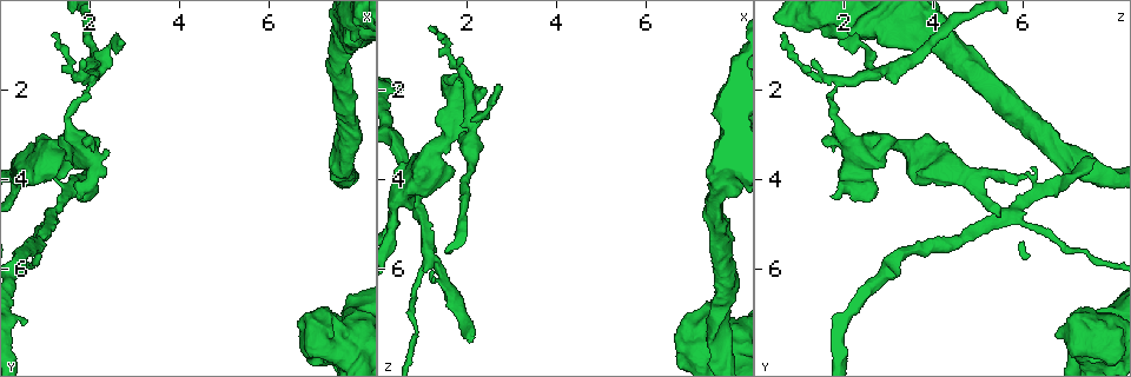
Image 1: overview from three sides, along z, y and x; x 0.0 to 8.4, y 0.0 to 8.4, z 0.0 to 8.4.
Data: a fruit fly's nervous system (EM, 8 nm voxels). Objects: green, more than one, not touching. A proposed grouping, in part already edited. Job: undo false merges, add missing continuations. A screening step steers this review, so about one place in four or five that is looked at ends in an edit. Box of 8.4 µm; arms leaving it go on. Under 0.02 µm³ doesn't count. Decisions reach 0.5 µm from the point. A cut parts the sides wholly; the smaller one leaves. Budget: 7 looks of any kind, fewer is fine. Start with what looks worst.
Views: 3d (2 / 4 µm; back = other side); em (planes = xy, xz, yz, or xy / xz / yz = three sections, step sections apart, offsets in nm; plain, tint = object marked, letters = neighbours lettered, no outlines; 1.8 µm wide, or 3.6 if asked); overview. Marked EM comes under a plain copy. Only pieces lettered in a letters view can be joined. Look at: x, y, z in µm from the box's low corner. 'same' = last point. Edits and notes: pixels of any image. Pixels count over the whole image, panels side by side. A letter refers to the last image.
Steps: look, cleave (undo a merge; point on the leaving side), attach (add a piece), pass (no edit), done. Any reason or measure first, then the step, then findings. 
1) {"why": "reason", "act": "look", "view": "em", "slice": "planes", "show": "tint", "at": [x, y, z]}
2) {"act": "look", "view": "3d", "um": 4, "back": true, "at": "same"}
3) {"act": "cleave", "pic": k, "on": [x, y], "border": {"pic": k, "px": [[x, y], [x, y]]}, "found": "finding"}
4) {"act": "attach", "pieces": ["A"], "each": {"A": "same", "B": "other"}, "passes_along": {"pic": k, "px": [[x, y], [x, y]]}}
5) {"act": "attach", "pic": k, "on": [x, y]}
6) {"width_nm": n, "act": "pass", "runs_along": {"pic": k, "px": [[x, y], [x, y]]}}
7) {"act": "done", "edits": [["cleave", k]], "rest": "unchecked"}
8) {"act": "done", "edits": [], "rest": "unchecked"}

{"why": "branch stops here", "act": "look", "view": "3d", "um": 2, "at": [2.20, 3.50, 7.45]}

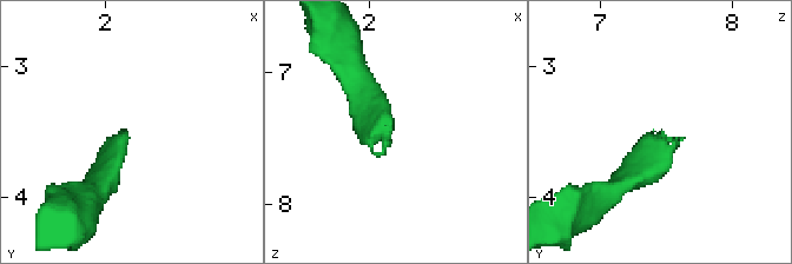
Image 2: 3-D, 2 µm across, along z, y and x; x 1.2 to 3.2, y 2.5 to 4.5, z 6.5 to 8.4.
{"act": "look", "view": "em", "slice": "planes", "show": "letters", "at": [2.12, 3.48, 7.46]}

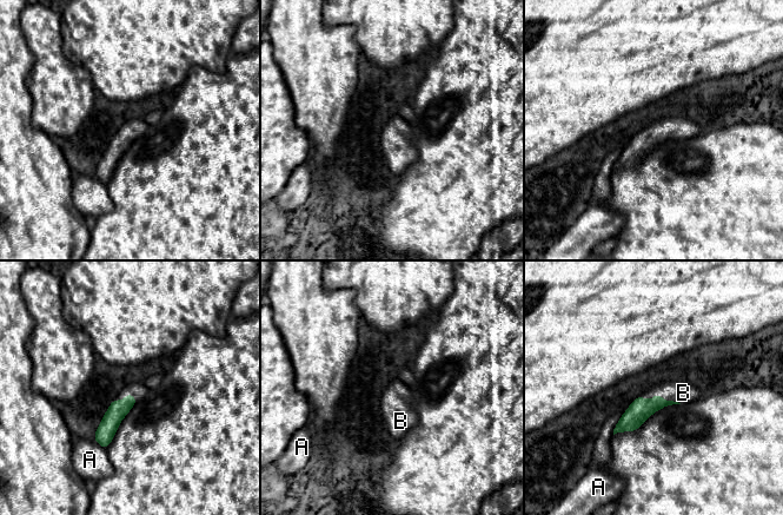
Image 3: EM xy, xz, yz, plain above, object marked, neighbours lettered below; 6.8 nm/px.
{"width_nm": 130, "act": "attach", "pieces": ["B"], "each": {"A": "other", "B": "same"}, "found": "the cell continues"}

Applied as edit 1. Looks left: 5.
{"why": "see it whole again", "act": "look", "view": "overview"}

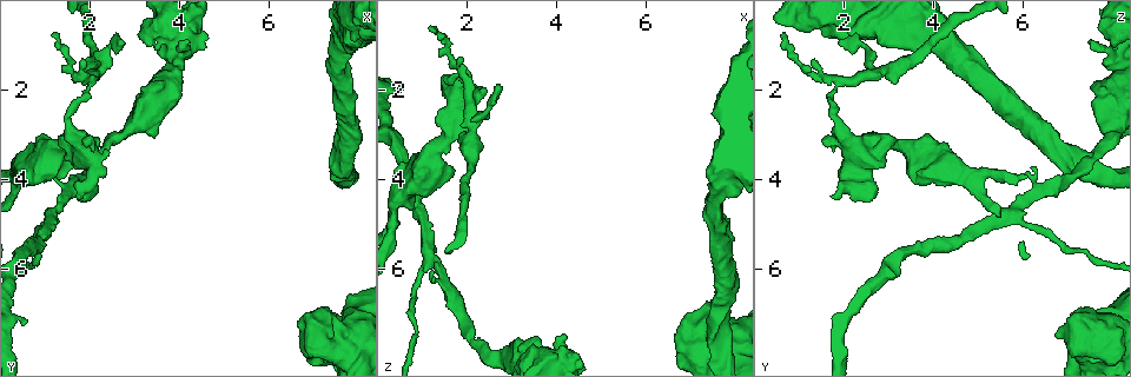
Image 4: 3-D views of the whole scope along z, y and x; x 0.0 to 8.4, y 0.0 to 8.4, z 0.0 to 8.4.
{"why": "branch point", "act": "look", "view": "em", "slice": "planes", "show": "letters", "at": [2.10, 1.60, 2.60]}

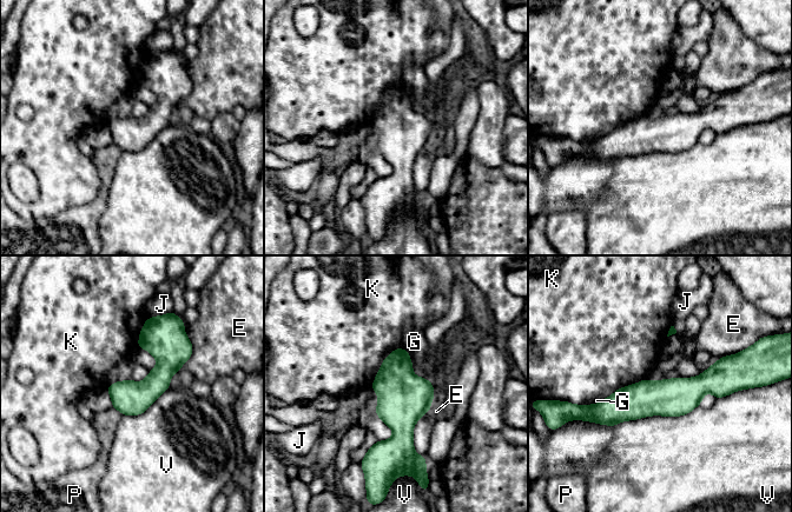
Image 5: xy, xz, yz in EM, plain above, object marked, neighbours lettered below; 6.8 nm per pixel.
{"act": "pass", "each": {"E": "other", "G": "other", "J": "other", "K": "other", "P": "other", "V": "other"}, "border": {"pic": 5, "px": [[404, 348], [382, 361], [370, 387]]}, "found": "continuous, no second cell"}

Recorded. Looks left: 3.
{"why": "an open end", "act": "look", "view": "3d", "um": 2, "at": [0.65, 7.20, 1.95]}

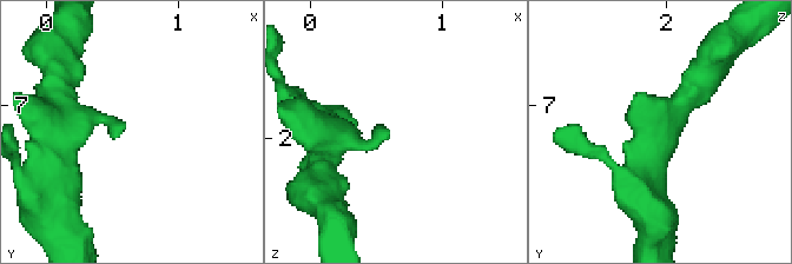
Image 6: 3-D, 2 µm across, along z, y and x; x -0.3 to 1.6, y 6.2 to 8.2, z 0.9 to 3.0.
{"act": "look", "view": "em", "slice": "yz", "step": 8, "show": "letters", "at": [0.60, 7.18, 1.94]}

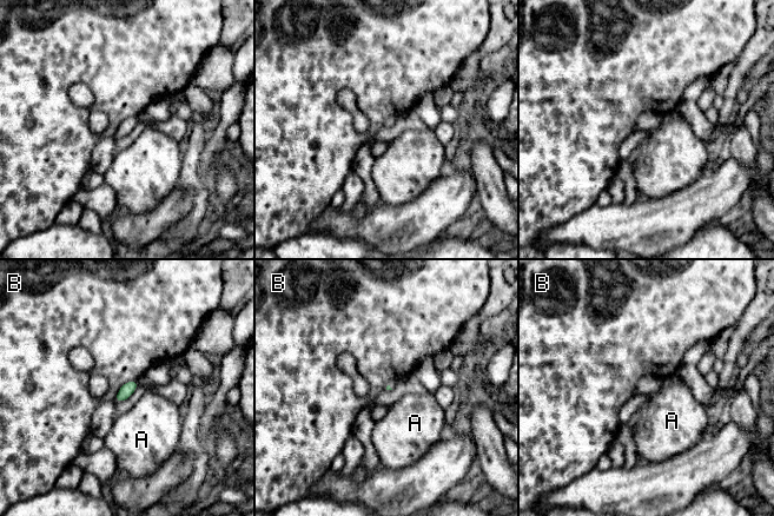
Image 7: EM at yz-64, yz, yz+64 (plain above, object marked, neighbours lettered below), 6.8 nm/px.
{"longest_contact_nm": ["B", 200], "act": "pass", "each": {"A": "other", "B": "other"}, "border": {"pic": 7, "px": [[136, 379], [126, 382], [114, 399]]}, "found": "none of them fits"}

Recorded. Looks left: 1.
{"act": "done", "edits": [["attach", 3]], "rest": "unchecked"}

